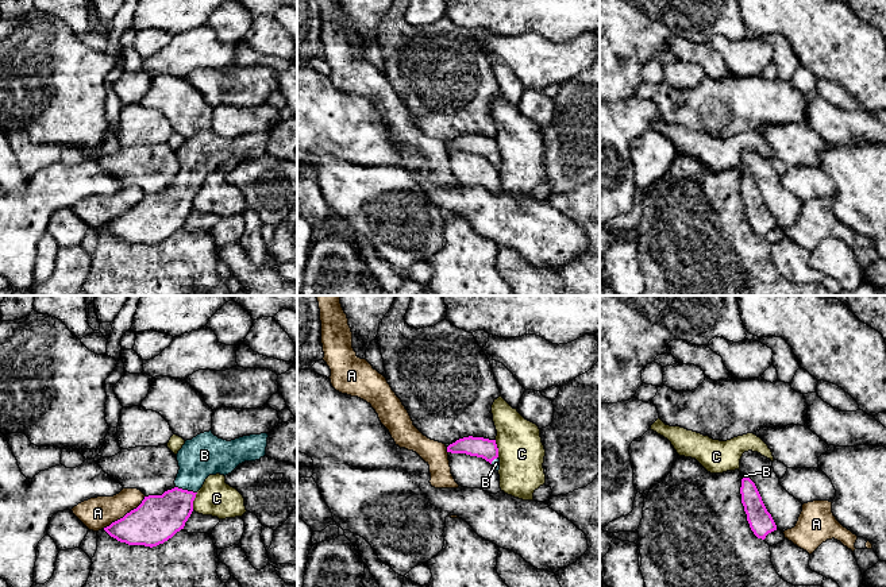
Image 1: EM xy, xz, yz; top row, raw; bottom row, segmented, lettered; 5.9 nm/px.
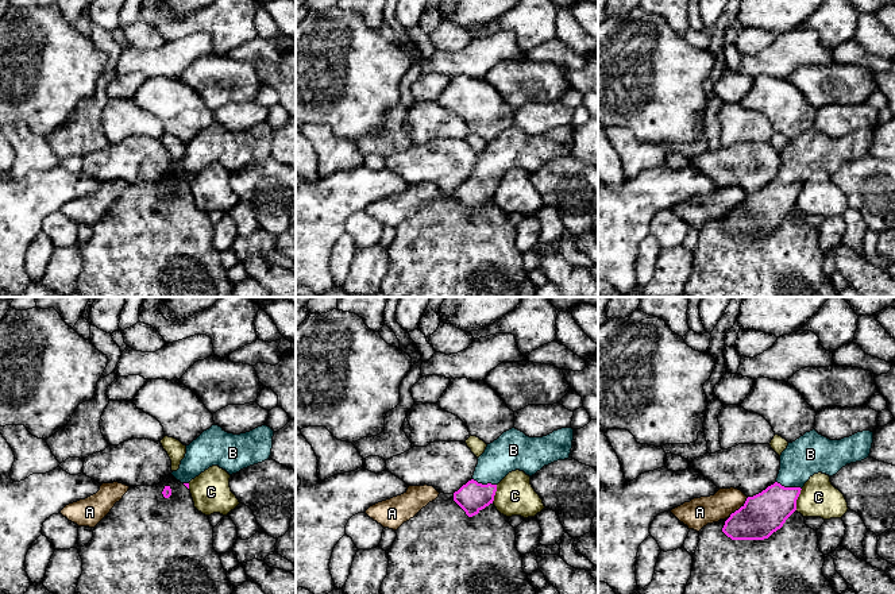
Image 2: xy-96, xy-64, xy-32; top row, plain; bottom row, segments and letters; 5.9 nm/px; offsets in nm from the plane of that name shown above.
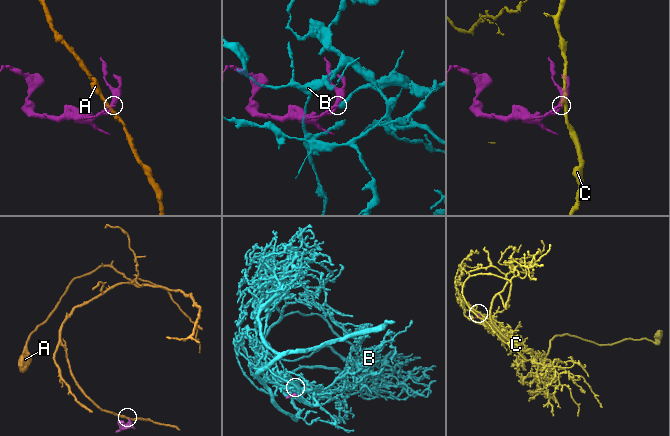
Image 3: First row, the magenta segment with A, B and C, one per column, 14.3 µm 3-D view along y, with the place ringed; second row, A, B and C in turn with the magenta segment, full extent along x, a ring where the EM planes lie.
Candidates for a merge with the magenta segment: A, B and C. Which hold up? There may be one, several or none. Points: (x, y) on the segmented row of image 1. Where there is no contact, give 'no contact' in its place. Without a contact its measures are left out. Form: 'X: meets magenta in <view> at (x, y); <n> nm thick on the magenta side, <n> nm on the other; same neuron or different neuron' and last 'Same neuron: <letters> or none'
A: meets magenta in xy at (126, 514); 280 nm thick on the magenta side, 190 nm on the other; different neuron
B: meets magenta in xy at (187, 490); 280 nm thick on the magenta side, 240 nm on the other; same neuron
C: meets magenta in xy at (193, 499); 280 nm thick on the magenta side, 220 nm on the other; different neuron
Same neuron: B

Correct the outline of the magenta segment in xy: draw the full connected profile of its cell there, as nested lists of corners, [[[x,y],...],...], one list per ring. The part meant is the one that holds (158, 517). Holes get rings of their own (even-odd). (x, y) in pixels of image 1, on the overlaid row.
[[[204,432],[186,440],[178,451],[176,487],[162,495],[145,497],[142,503],[104,530],[128,545],[157,547],[184,529],[193,511],[193,501],[209,475],[228,475],[244,462],[266,455],[267,433],[231,441]]]

